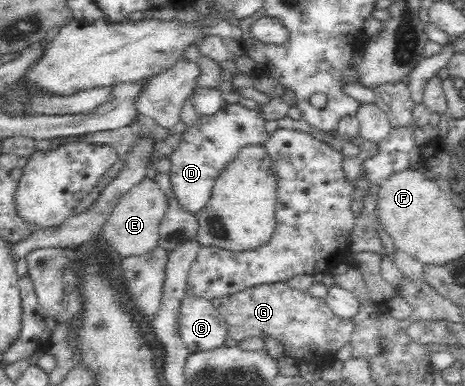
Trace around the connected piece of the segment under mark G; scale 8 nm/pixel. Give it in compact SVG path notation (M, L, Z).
M284 281L258 285L237 292L235 295L222 297L218 310L227 325L228 338L238 343L251 337L275 339L284 347L285 354L292 356L297 363L304 360L322 366L329 351L337 353L347 343L352 344L354 321L334 315L333 310L325 303L325 299L316 298L309 291L292 289Z

